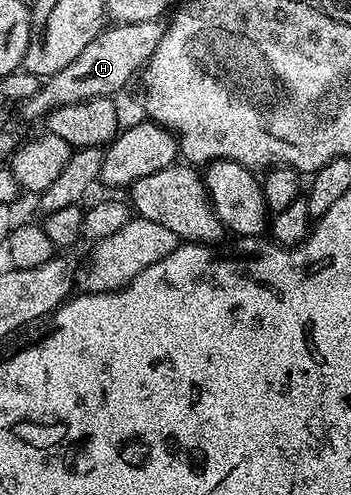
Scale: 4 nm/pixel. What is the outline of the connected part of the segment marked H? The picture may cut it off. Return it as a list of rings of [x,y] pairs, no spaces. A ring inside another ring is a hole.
[[[159,19],[144,23],[114,23],[103,28],[98,37],[92,39],[92,43],[88,43],[72,63],[68,63],[68,67],[64,67],[64,71],[56,71],[56,75],[43,80],[40,91],[30,97],[30,105],[26,105],[26,109],[30,109],[30,113],[45,115],[60,105],[118,95],[133,77],[135,80],[145,69],[156,47],[160,47],[166,27],[167,22]]]

